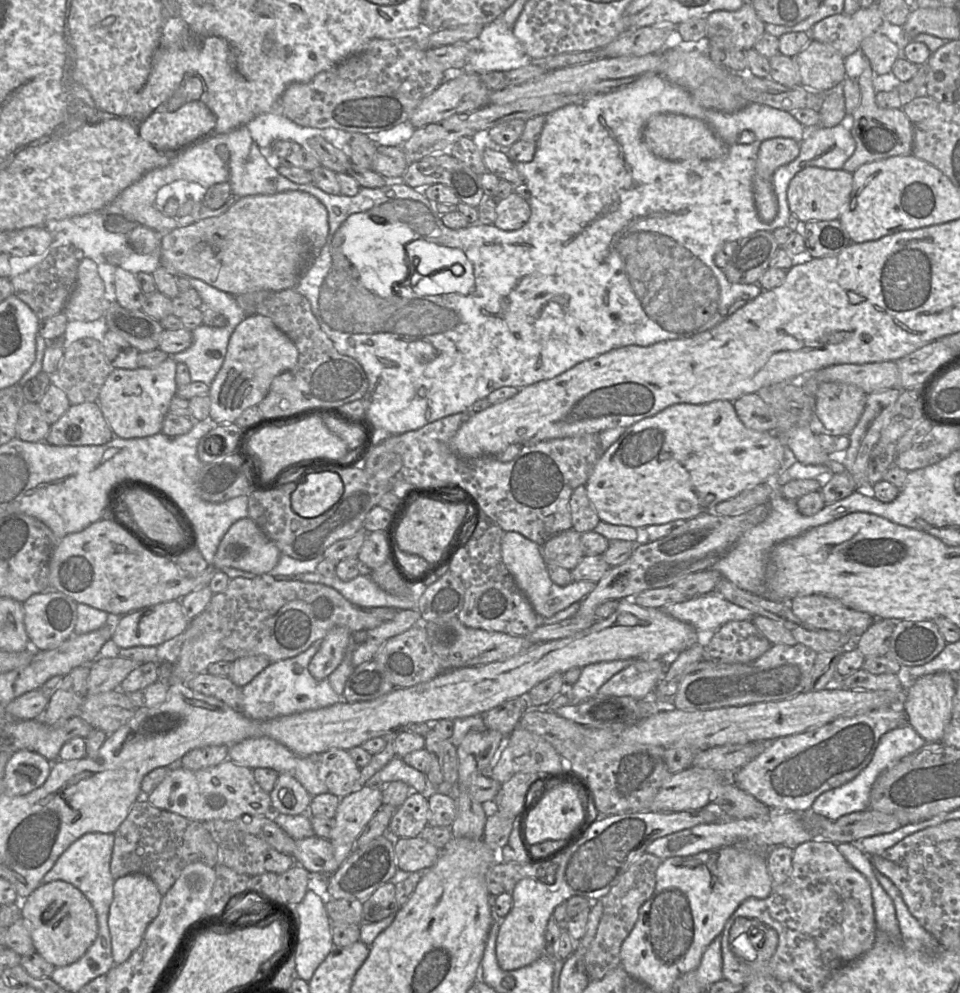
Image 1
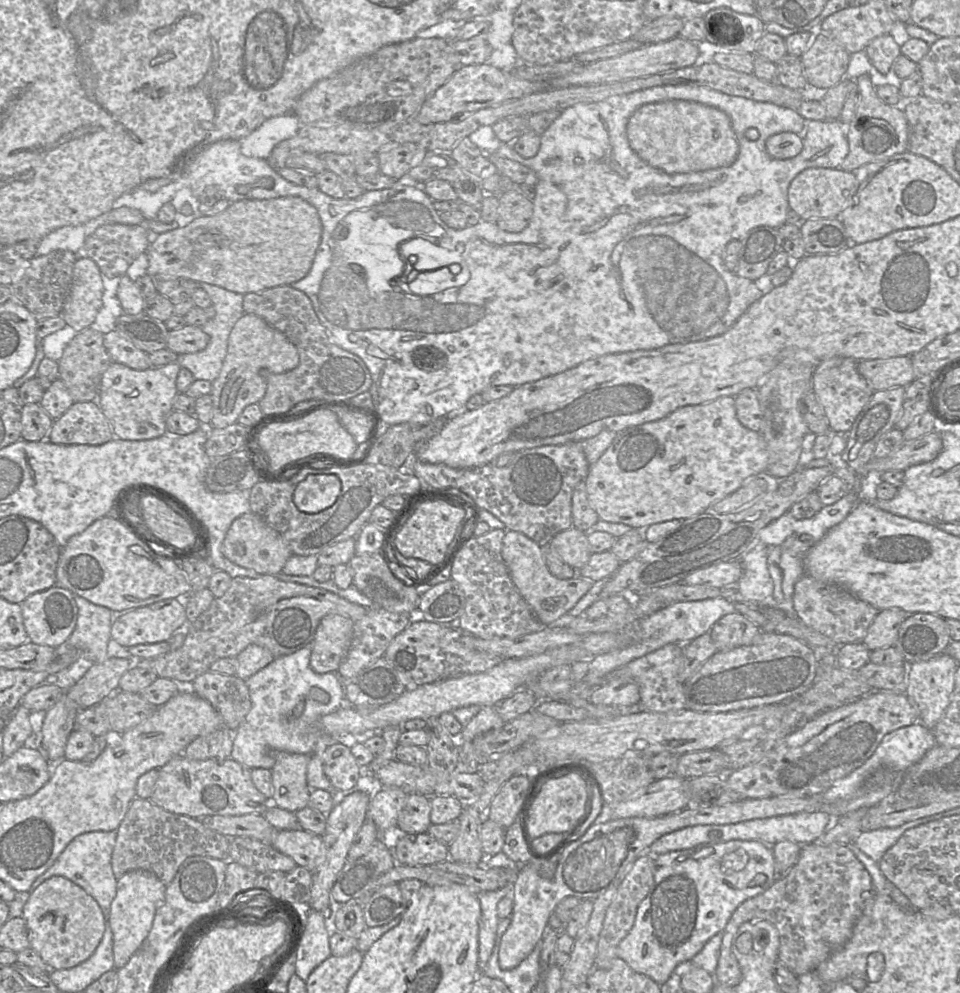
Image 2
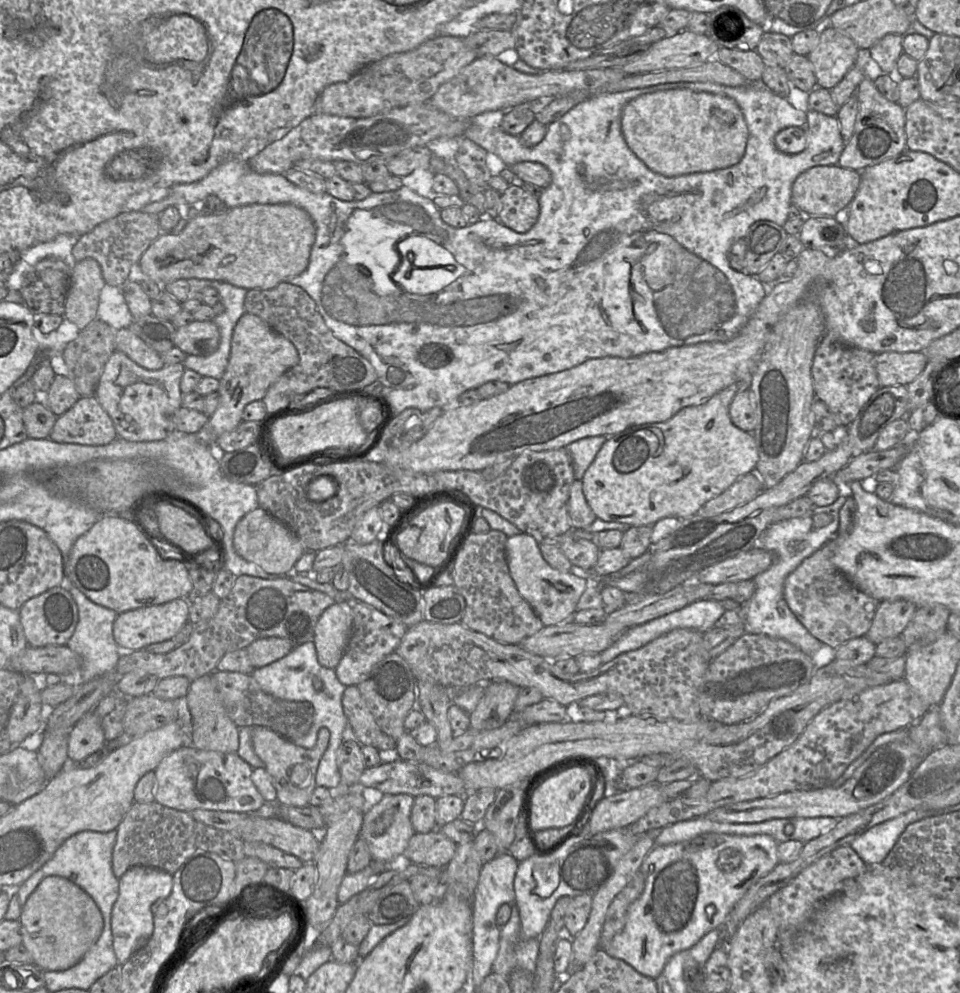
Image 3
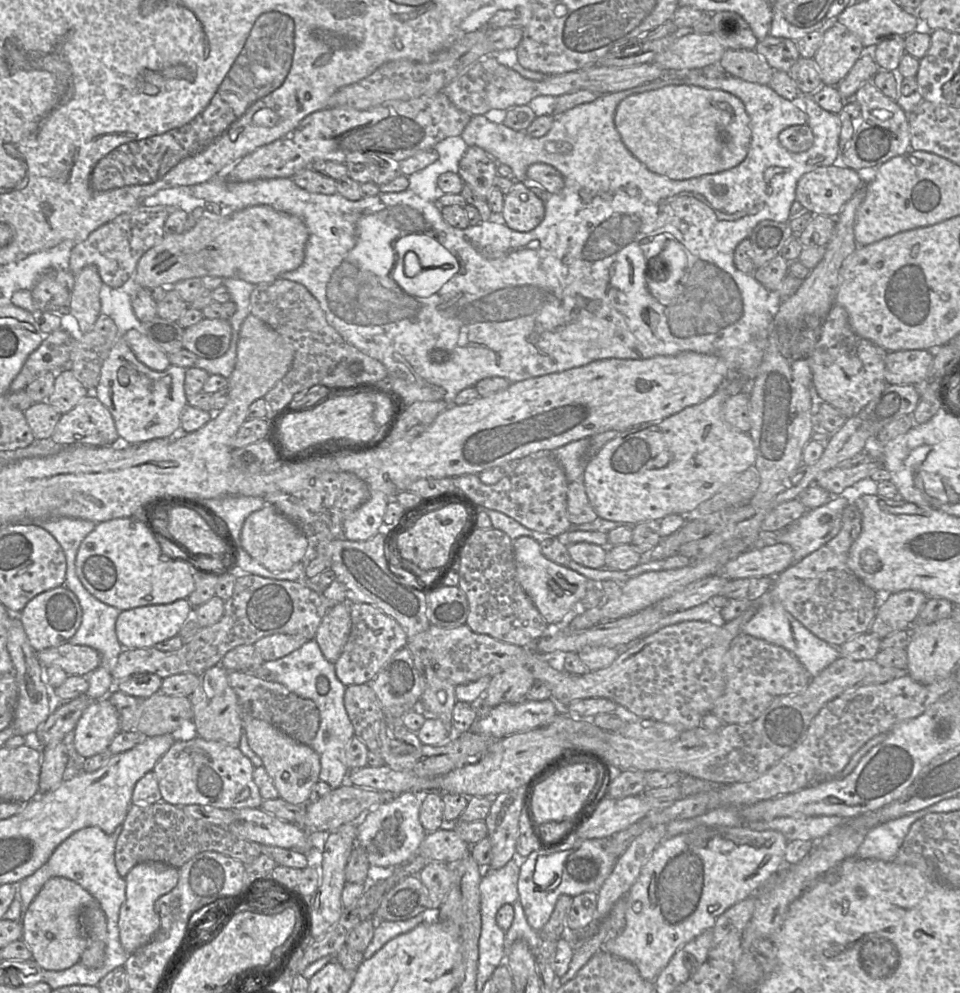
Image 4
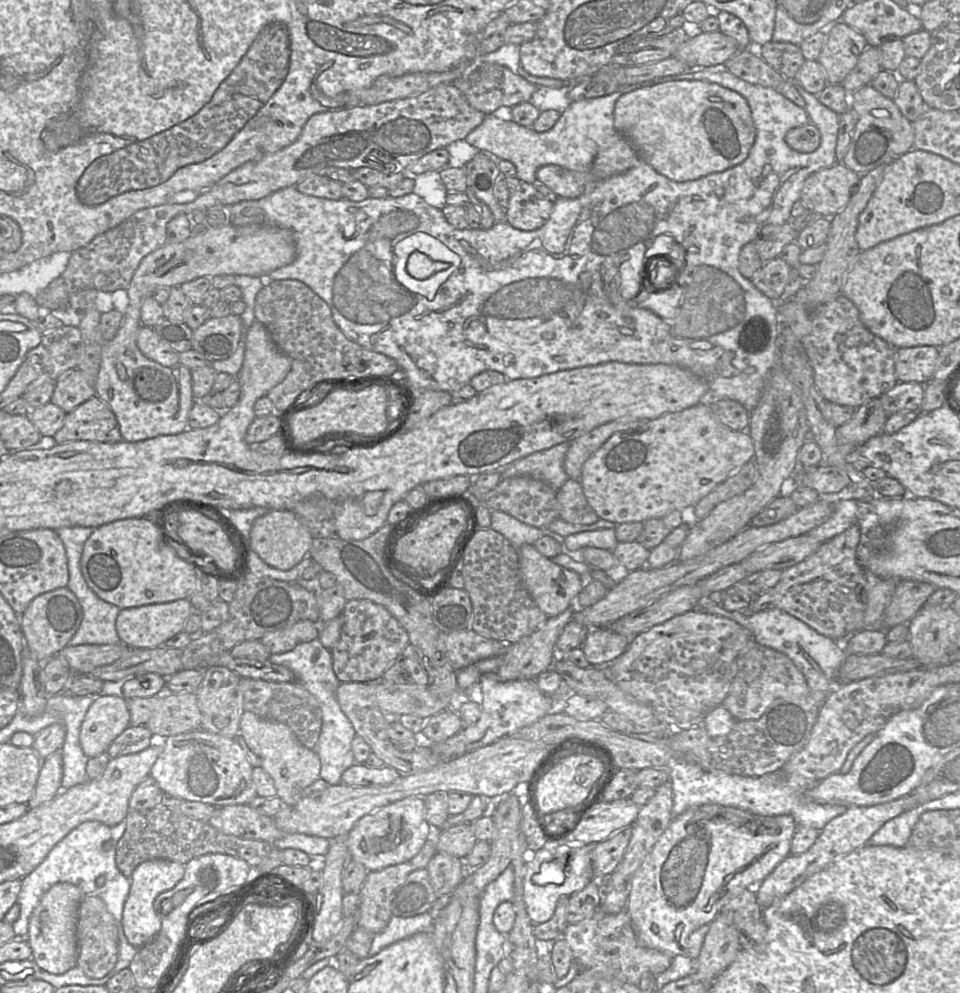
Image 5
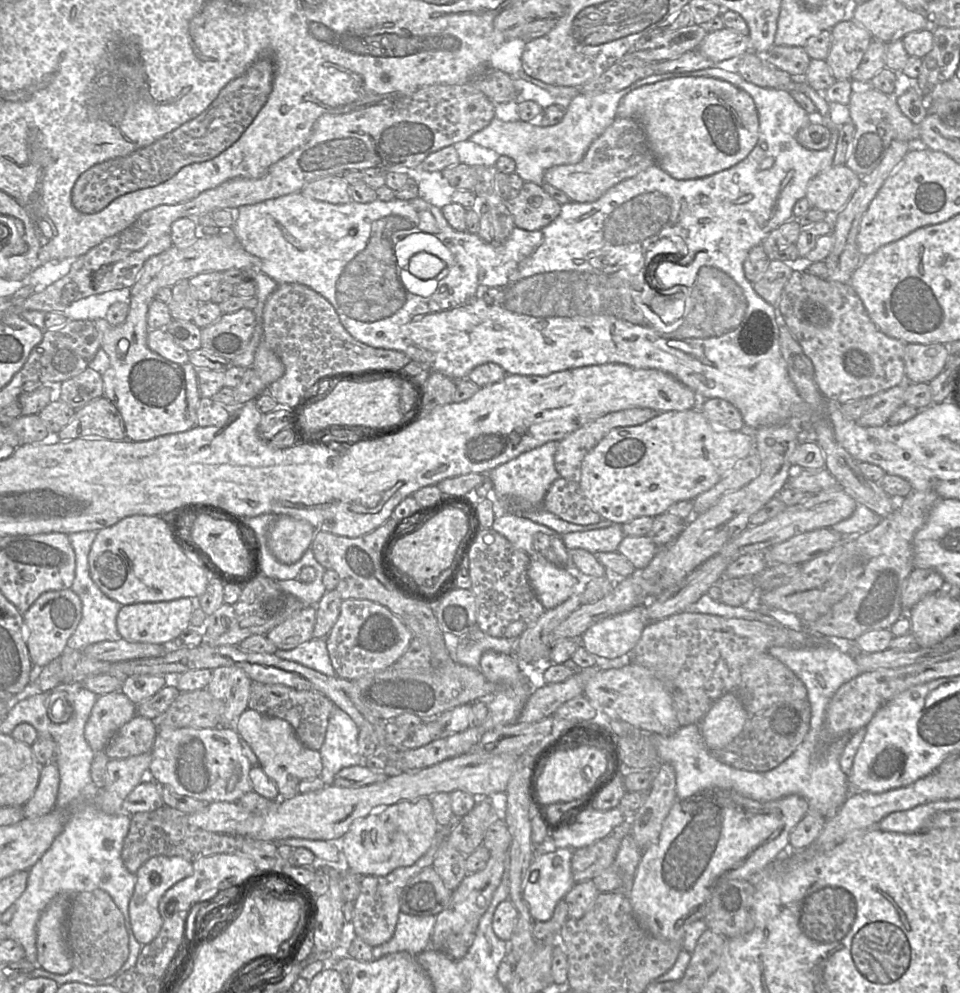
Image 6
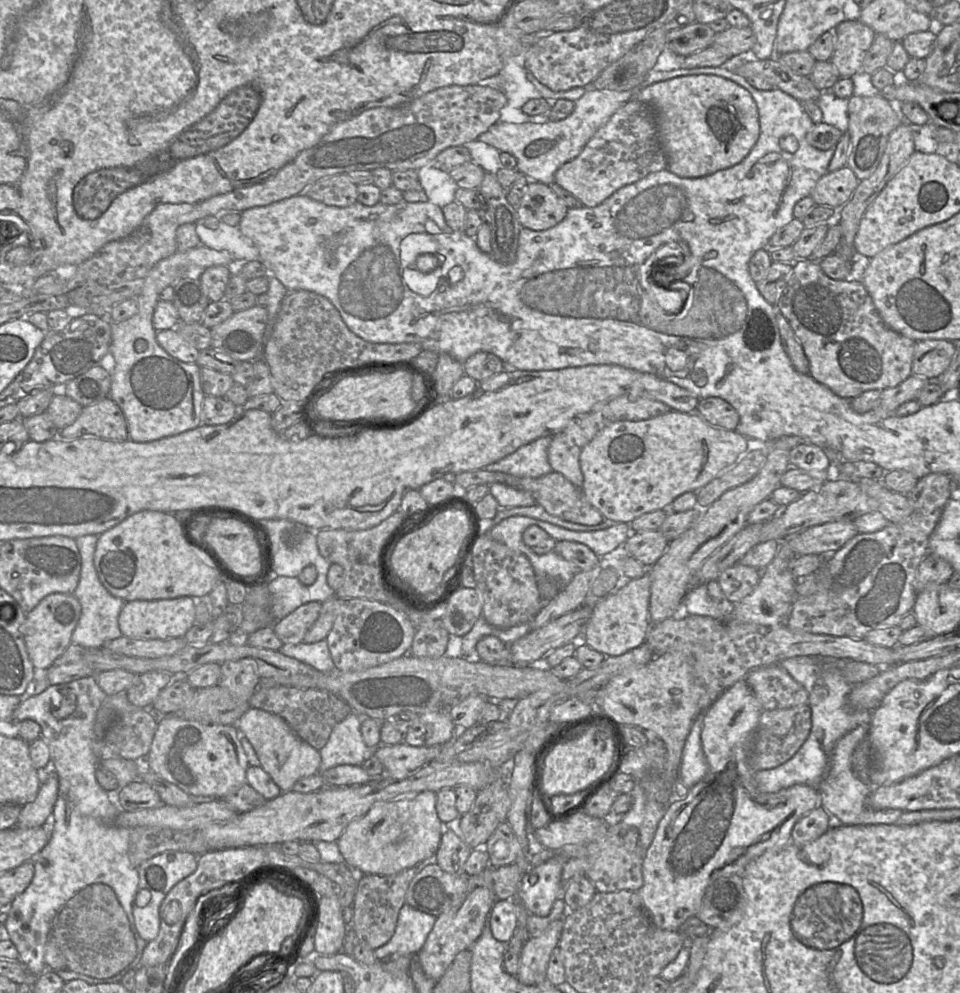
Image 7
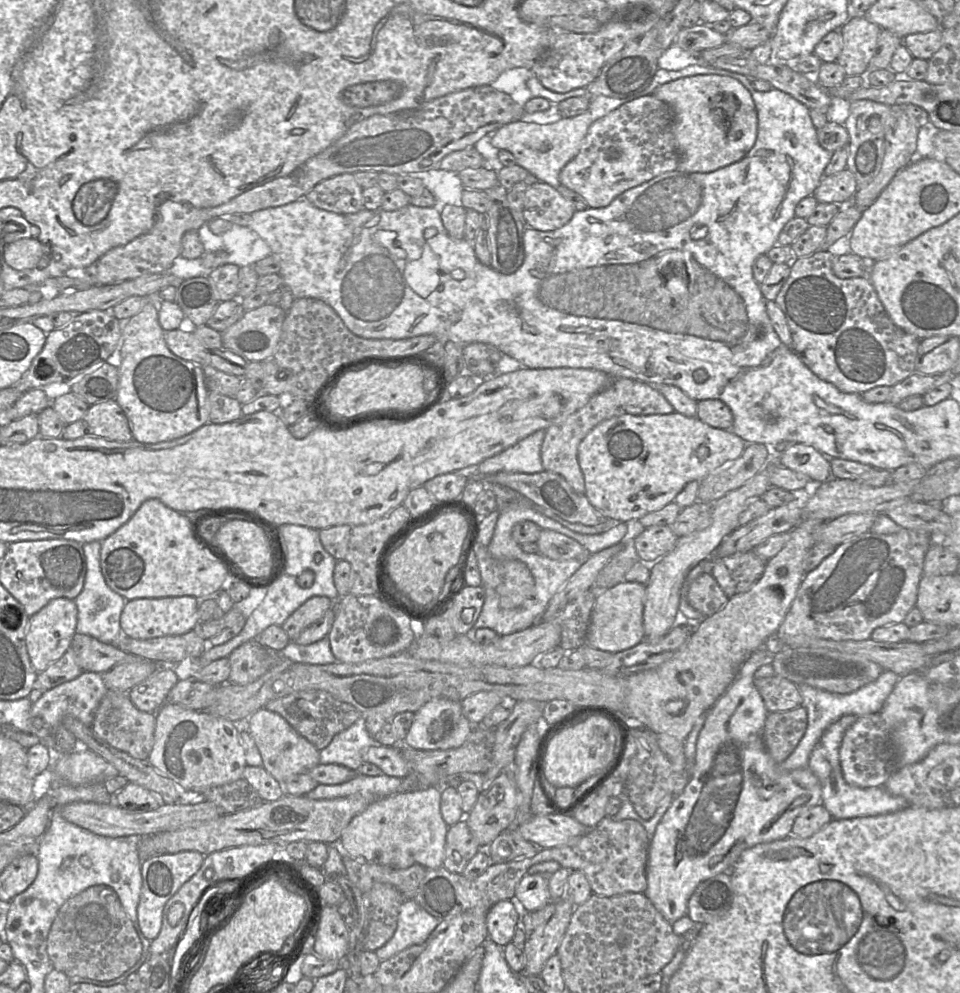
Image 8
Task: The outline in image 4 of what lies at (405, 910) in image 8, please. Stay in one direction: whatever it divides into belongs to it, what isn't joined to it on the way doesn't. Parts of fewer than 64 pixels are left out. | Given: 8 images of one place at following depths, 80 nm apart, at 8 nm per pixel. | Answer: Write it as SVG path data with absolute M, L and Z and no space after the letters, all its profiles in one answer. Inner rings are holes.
M425 910L417 916L403 921L377 921L373 938L366 950L363 952L364 960L372 957L389 940L396 936L409 932L424 921L436 921L430 920L436 911L437 910Z

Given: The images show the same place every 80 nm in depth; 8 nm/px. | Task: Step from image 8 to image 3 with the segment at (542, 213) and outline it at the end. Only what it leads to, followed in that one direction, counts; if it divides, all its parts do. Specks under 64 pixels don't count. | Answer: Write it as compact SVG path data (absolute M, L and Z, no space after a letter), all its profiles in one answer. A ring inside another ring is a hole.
M510 185L501 195L498 221L517 233L529 231L540 214L539 199L522 186Z

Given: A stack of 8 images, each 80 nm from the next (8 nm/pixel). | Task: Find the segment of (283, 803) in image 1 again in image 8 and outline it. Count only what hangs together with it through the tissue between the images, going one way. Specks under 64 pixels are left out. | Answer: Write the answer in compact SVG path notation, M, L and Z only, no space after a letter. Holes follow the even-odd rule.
M261 708L253 713L243 725L255 741L263 767L280 784L283 784L289 777L307 773L320 764L320 751L296 732L281 715Z

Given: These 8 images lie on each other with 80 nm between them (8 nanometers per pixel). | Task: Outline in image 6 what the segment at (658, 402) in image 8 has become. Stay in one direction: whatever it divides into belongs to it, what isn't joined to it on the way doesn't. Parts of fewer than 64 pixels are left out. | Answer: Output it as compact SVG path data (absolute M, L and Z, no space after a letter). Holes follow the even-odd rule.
M631 408L611 412L580 427L559 441L554 456L558 473L567 480L579 483L584 457L611 430L641 425L658 414L659 412L650 408Z

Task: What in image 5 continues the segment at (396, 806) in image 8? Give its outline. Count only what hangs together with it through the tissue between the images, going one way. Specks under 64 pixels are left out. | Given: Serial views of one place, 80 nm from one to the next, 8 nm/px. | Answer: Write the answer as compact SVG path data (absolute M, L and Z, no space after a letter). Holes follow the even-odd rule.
M410 796L377 809L360 818L345 837L349 859L363 864L368 871L379 871L414 858L423 848L432 826L425 819L425 802L422 796Z

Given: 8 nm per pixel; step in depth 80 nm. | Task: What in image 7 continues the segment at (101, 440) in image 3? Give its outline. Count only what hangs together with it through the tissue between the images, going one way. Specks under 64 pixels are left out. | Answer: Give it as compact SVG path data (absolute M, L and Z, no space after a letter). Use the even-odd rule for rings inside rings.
M109 397L84 407L74 423L60 430L60 435L64 440L75 440L86 435L114 441L129 439L126 418Z

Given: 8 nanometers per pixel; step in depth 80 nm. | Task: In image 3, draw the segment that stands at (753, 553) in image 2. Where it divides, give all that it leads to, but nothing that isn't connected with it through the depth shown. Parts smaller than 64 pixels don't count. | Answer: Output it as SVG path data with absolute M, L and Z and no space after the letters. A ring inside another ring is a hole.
M839 495L827 506L814 506L805 516L790 518L772 523L758 538L758 545L770 551L774 560L768 569L753 578L755 591L746 604L745 632L762 634L772 638L784 639L803 653L811 656L816 664L821 663L820 650L823 644L815 638L796 618L784 598L784 582L786 577L794 571L801 562L825 545L839 528L839 510L847 497ZM820 513L830 513L831 522L823 527L816 527L814 519Z

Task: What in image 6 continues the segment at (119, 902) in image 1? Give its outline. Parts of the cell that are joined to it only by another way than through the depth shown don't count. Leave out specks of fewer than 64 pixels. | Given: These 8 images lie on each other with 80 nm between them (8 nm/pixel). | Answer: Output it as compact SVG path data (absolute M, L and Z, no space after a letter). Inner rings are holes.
M155 856L146 861L136 872L137 882L129 903L129 917L133 934L142 945L151 943L163 924L159 902L165 892L193 873L193 861L178 856Z

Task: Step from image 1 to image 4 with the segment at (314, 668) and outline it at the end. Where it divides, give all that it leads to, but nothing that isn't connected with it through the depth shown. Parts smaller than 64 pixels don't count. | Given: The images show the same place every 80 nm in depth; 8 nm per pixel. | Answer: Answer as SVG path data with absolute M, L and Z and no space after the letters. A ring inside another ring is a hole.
M344 601L331 606L323 617L314 638L324 657L332 663L339 658L350 634L350 604Z

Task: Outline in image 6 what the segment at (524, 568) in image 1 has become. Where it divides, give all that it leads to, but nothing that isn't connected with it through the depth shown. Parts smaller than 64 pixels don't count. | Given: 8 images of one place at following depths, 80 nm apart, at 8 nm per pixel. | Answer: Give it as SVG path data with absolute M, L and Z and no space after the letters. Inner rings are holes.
M531 559L528 578L537 598L546 610L566 601L582 583L580 575L570 568L536 559Z

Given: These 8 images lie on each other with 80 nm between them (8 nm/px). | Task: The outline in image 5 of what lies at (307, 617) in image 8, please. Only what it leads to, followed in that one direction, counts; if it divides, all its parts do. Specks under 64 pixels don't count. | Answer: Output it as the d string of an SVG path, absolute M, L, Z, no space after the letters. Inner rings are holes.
M310 620L299 621L291 626L265 633L260 641L271 654L284 653L294 649L300 643L318 638L320 624Z

